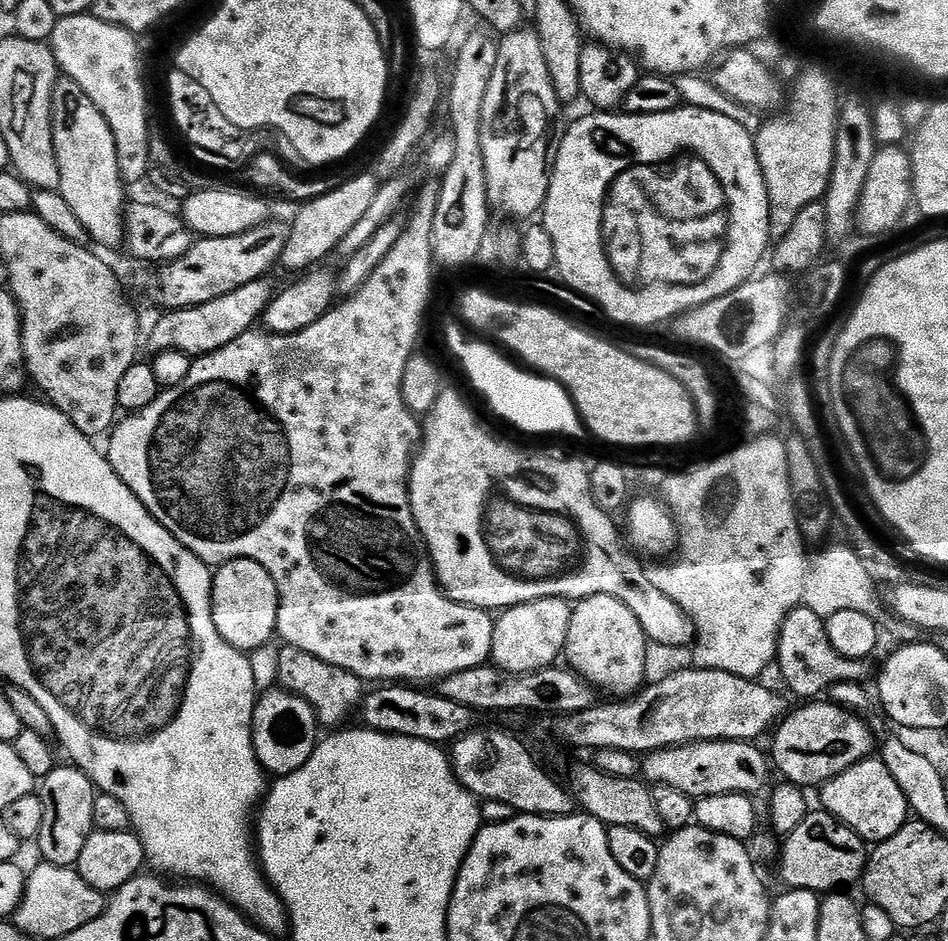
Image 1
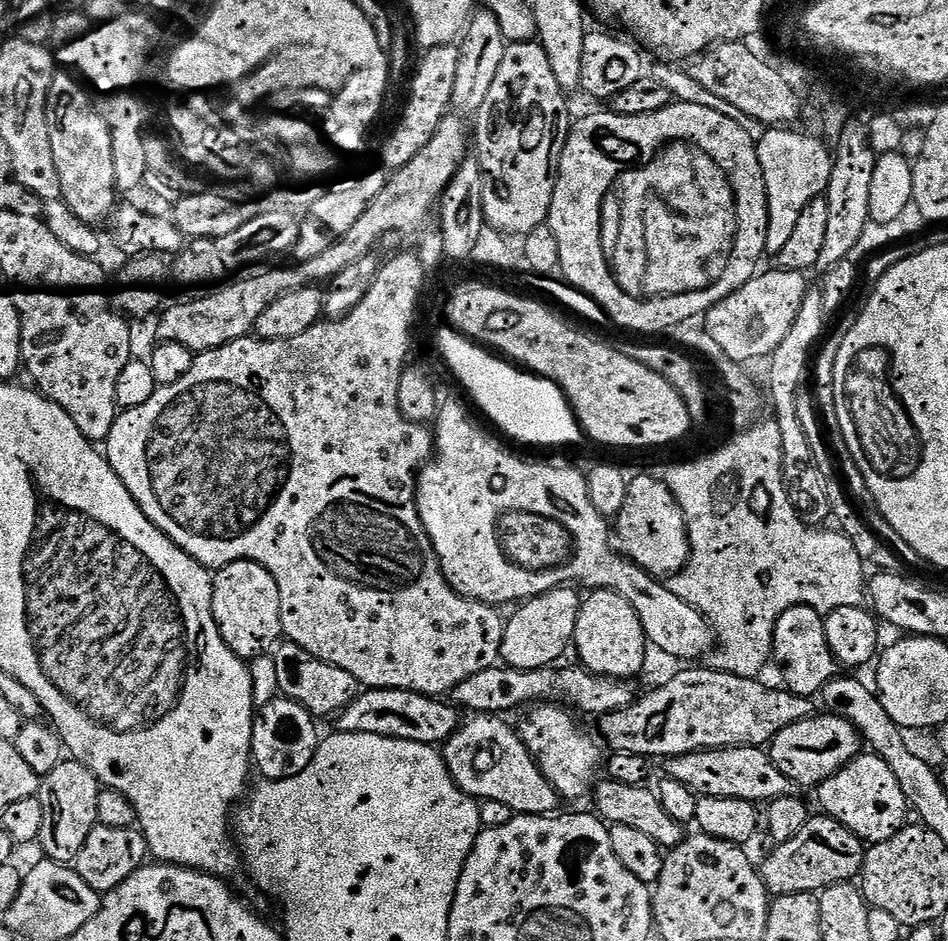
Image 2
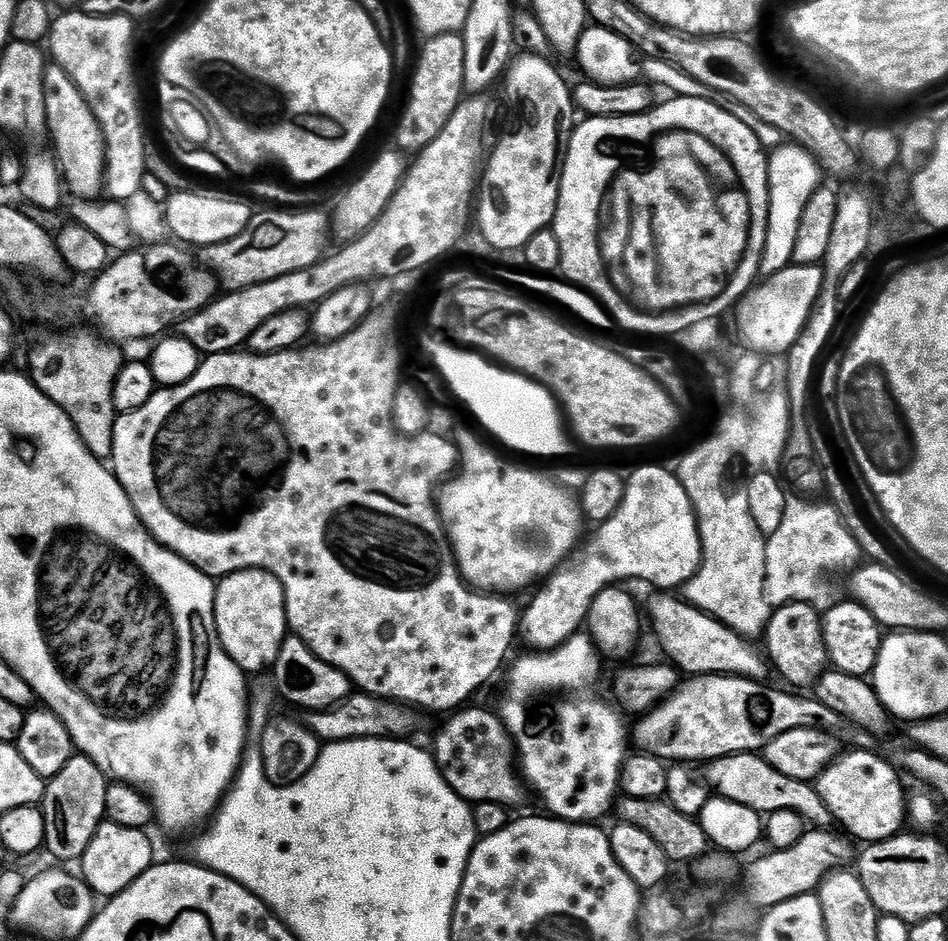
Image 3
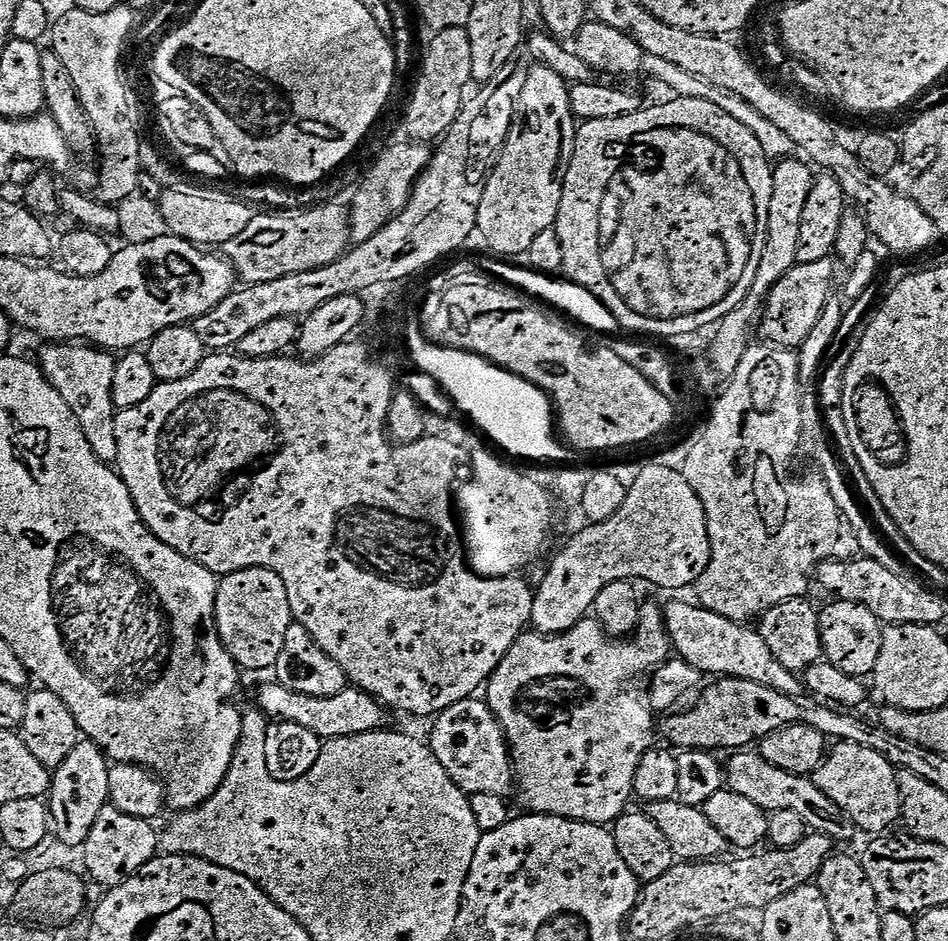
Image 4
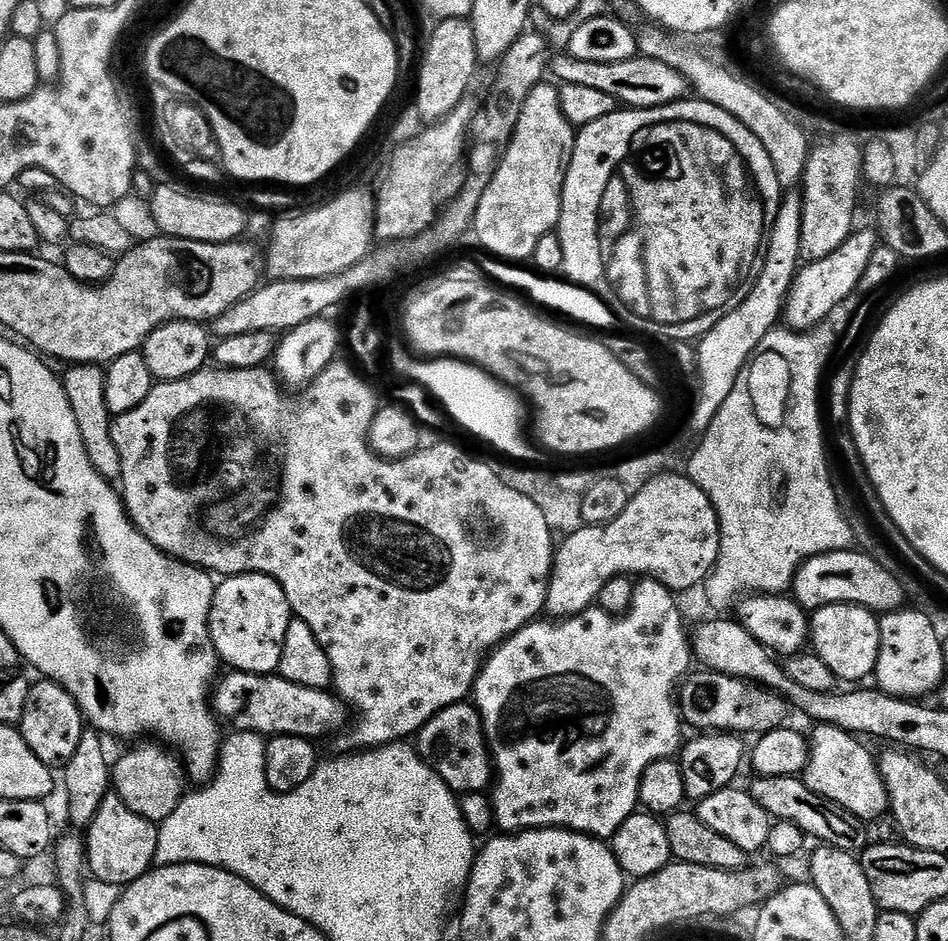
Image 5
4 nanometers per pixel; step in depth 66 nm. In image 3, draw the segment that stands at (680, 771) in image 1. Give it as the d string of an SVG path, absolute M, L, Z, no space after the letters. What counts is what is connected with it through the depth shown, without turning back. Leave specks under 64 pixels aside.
M739 752L733 756L722 756L717 760L707 761L703 765L707 787L715 795L724 796L734 802L742 802L755 812L767 814L774 810L794 810L802 814L809 825L828 828L833 823L826 802L817 794L809 781L795 780L770 766L763 755L754 752Z

